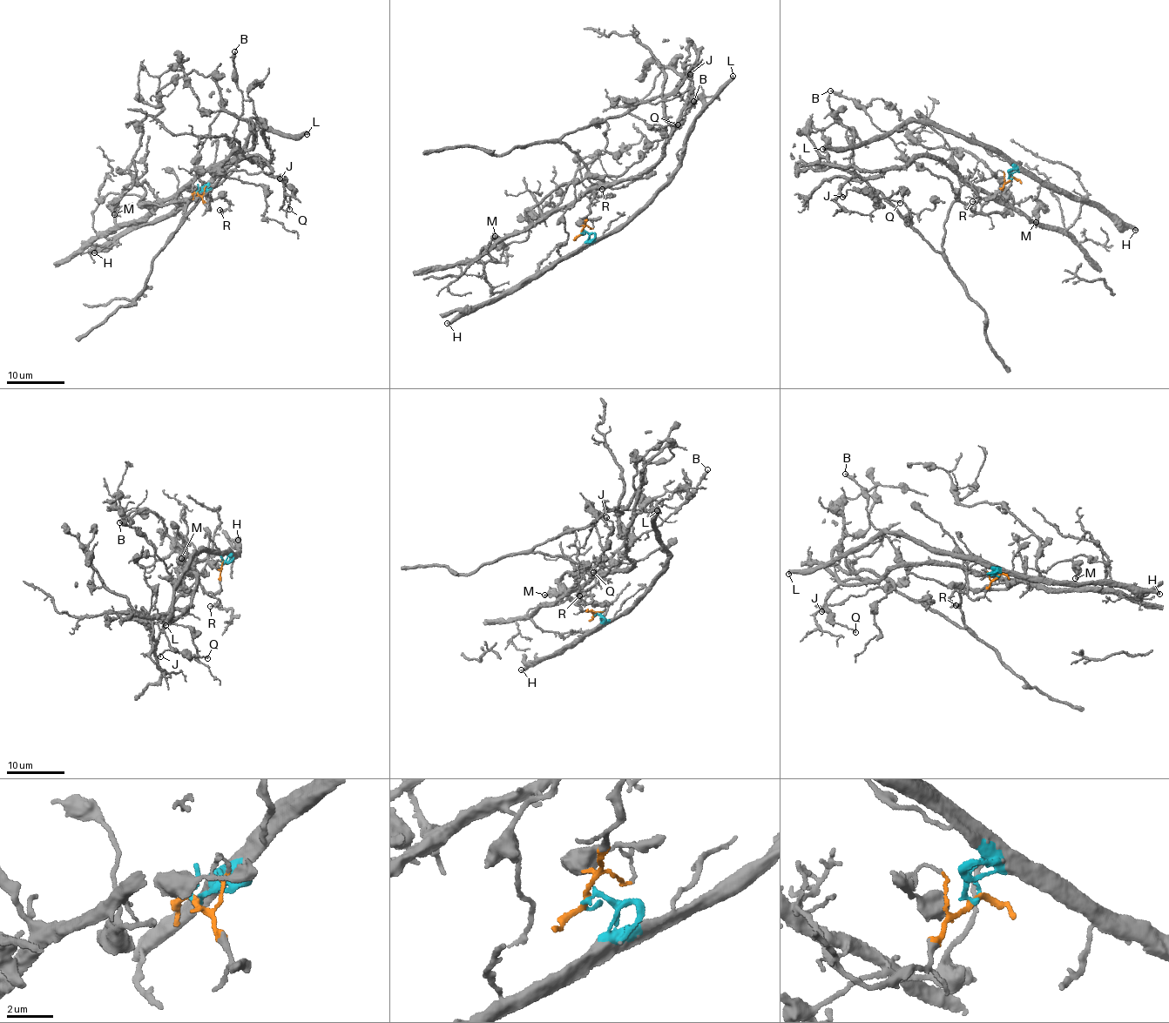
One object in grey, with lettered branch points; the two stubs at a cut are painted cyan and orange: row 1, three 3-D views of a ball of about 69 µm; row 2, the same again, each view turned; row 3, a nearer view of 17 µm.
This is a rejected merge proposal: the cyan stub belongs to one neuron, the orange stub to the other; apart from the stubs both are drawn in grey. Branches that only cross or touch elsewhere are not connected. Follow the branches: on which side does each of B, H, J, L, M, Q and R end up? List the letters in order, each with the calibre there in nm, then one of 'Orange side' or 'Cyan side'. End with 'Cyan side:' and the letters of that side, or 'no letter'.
B: Thickness 280 nm. Orange side
H: Thickness 440 nm. Cyan side
J: Thickness 190 nm. Orange side
L: Thickness 440 nm. Cyan side
M: Thickness 360 nm. Orange side
Q: Thickness 160 nm. Orange side
R: Thickness 110 nm. Orange side
Cyan side: H, L

